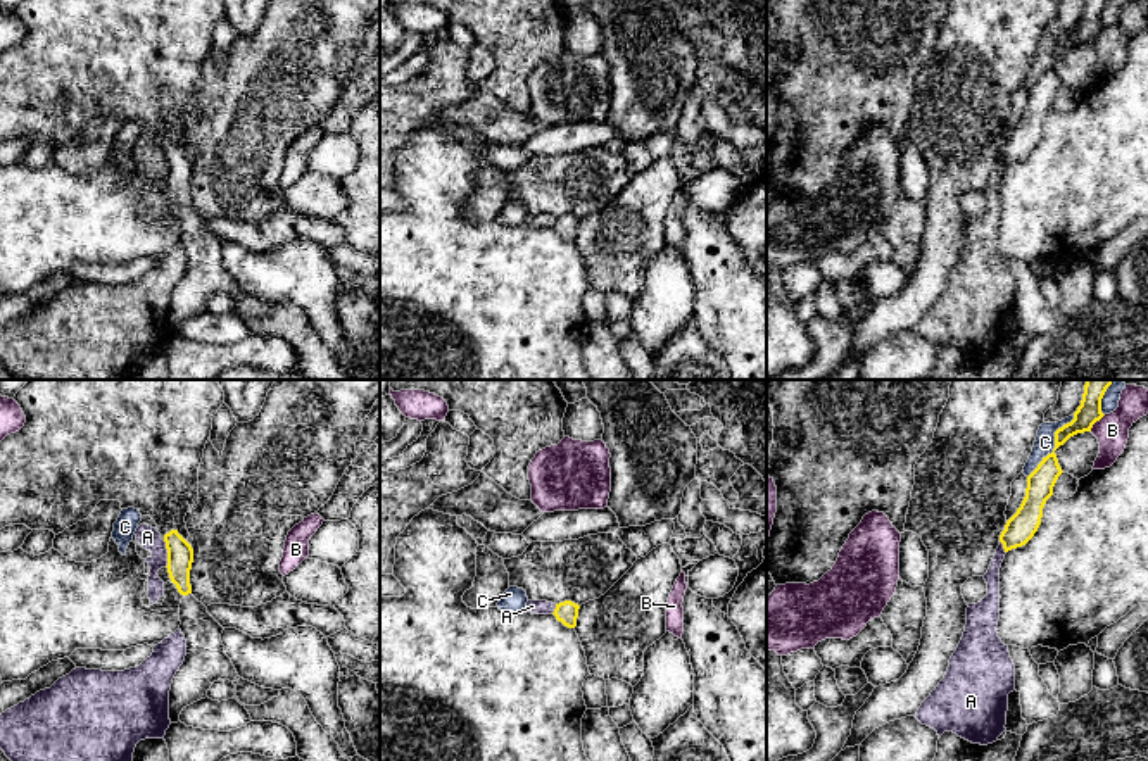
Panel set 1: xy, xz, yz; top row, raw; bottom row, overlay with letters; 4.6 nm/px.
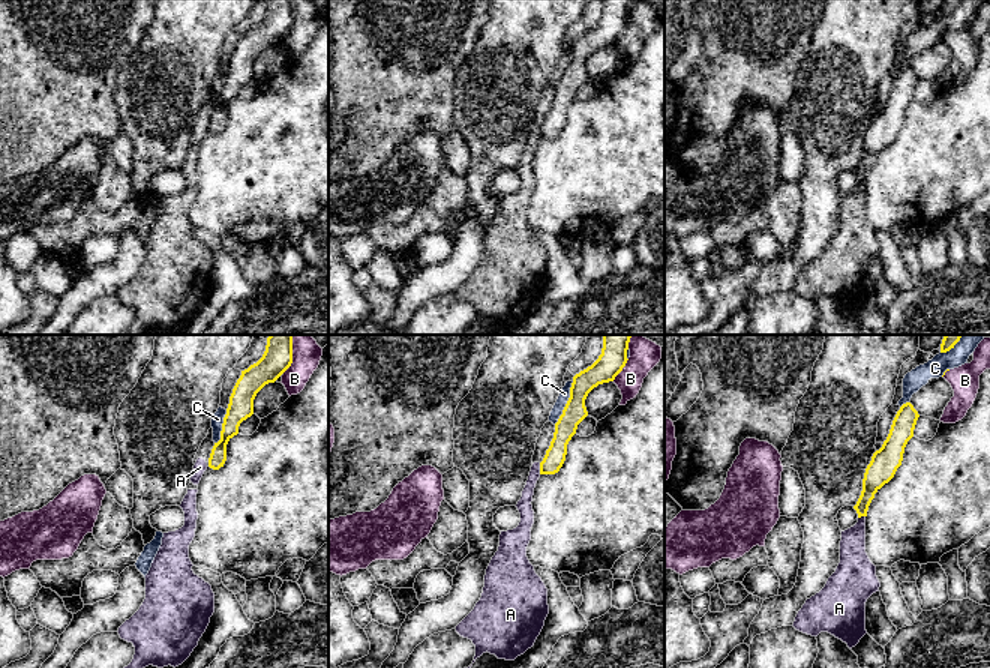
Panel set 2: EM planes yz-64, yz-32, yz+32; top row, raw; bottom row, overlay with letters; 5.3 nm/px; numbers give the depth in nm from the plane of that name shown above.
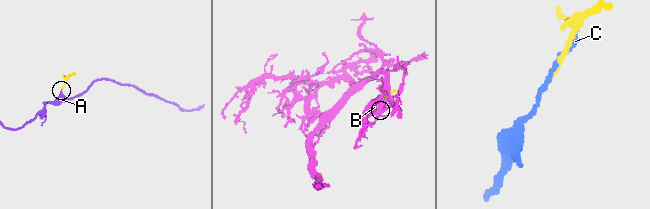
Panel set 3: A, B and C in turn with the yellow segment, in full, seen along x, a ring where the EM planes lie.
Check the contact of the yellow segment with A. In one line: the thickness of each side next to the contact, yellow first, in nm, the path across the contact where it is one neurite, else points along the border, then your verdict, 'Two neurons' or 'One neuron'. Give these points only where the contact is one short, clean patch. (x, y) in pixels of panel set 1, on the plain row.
Thickness 130 nm (yellow) against 100 nm. Boundary: xy (163, 154), (166, 180). Two neurons

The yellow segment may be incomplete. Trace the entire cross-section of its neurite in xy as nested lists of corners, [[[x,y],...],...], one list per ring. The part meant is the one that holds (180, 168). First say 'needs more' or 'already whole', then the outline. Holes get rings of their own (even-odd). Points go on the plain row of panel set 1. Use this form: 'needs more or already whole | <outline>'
needs more | [[[171,143],[164,148],[166,162],[167,162],[167,186],[171,195],[176,198],[178,205],[183,209],[180,217],[180,243],[186,254],[186,269],[180,283],[176,285],[171,304],[169,304],[169,333],[171,336],[180,335],[181,324],[207,311],[207,304],[218,293],[240,293],[231,273],[224,266],[224,259],[221,255],[223,240],[207,226],[207,221],[199,216],[192,209],[190,198],[190,183],[193,176],[193,162],[192,159],[178,147],[178,143]]]

